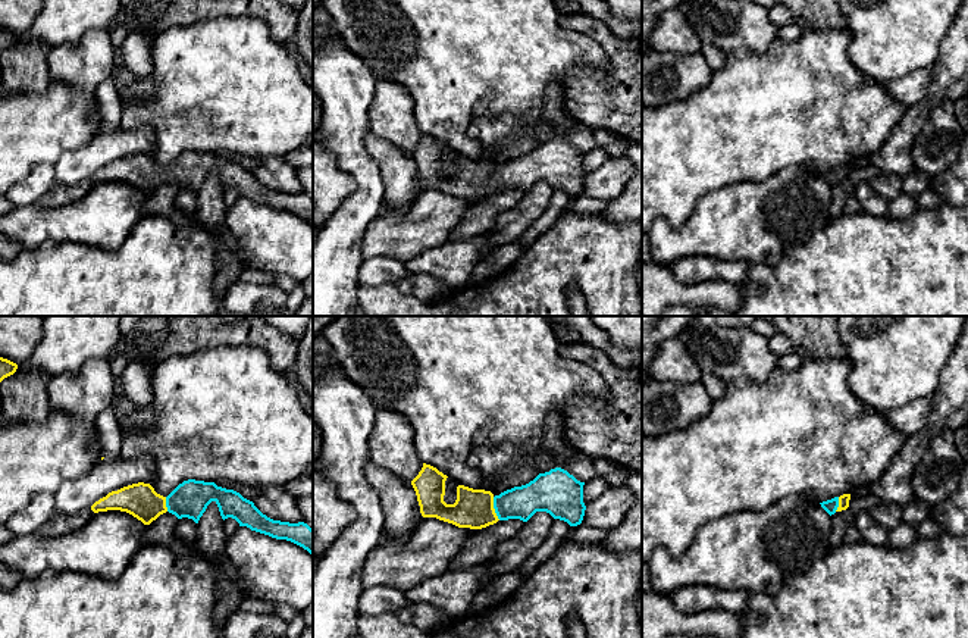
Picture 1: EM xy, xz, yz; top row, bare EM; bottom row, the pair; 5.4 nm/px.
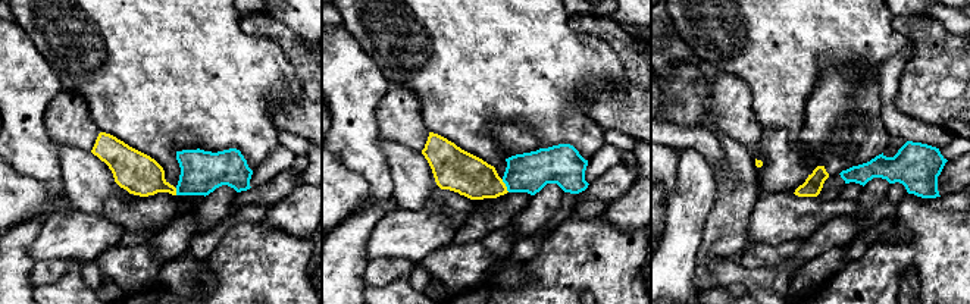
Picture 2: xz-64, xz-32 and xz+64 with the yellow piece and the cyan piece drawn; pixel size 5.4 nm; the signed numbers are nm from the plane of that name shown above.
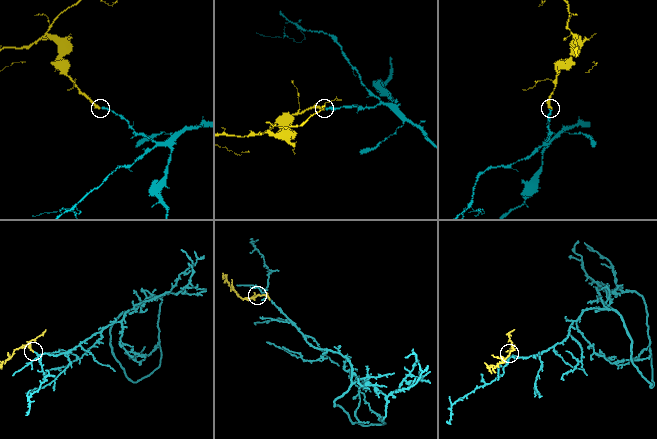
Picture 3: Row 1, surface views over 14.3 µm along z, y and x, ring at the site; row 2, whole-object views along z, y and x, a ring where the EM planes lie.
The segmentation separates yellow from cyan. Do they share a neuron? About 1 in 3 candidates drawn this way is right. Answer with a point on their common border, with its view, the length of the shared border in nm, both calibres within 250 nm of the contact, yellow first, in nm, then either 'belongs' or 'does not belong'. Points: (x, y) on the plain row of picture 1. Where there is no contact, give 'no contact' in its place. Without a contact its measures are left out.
xz (494, 180) | 130 nm | 220/180 nm | belongs

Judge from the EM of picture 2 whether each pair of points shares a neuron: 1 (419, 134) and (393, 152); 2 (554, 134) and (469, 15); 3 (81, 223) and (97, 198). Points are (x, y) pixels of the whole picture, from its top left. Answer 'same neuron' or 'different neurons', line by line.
1: different neurons
2: same neuron
3: different neurons

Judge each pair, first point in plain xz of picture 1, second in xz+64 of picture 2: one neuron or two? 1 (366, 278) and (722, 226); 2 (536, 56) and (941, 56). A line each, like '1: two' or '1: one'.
1: two
2: two

